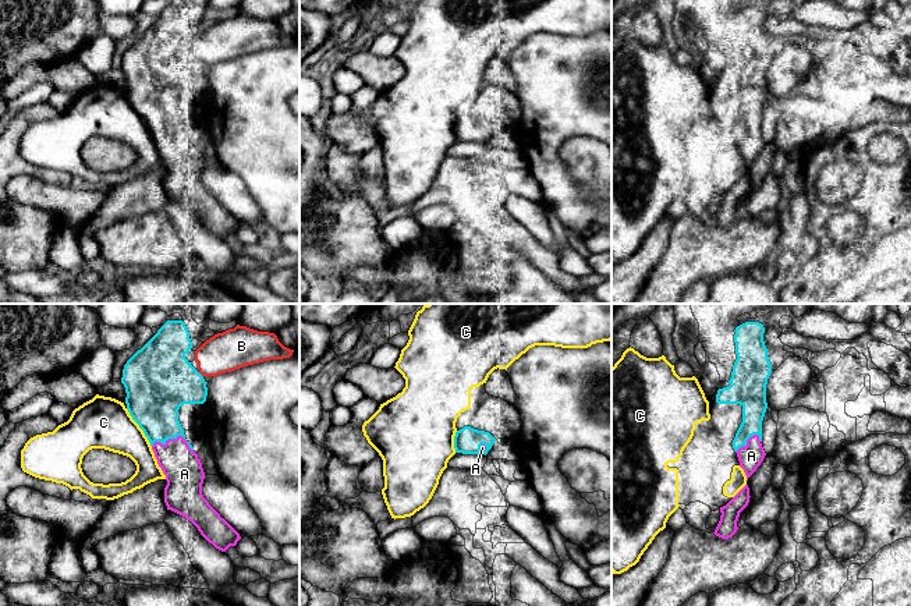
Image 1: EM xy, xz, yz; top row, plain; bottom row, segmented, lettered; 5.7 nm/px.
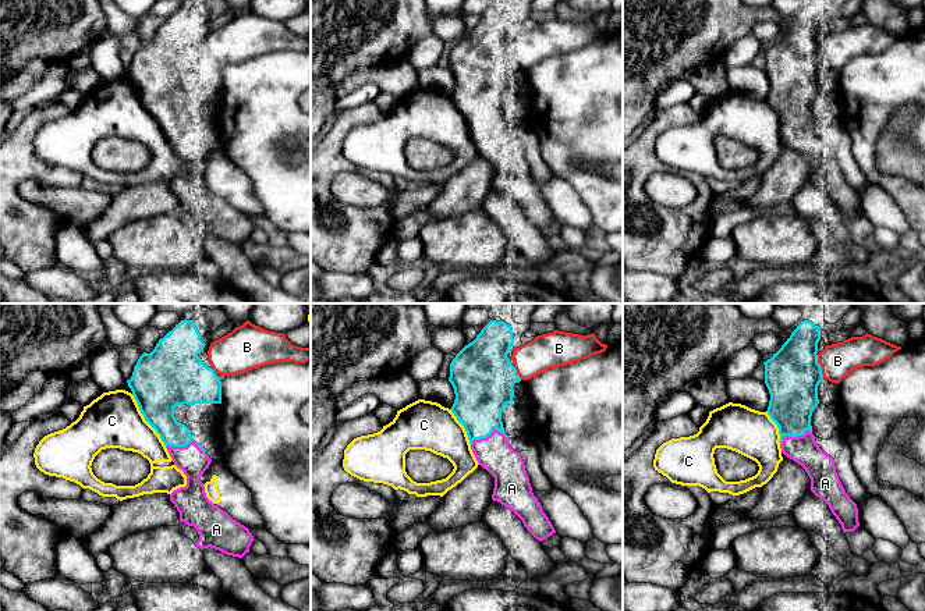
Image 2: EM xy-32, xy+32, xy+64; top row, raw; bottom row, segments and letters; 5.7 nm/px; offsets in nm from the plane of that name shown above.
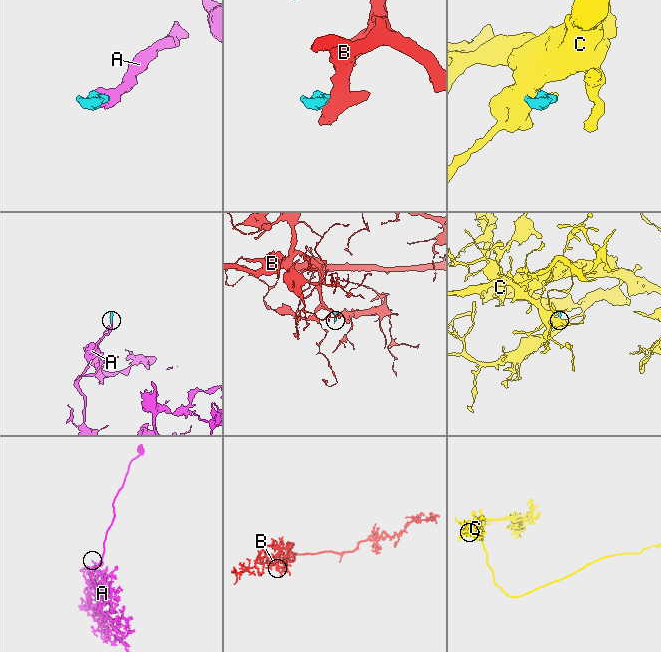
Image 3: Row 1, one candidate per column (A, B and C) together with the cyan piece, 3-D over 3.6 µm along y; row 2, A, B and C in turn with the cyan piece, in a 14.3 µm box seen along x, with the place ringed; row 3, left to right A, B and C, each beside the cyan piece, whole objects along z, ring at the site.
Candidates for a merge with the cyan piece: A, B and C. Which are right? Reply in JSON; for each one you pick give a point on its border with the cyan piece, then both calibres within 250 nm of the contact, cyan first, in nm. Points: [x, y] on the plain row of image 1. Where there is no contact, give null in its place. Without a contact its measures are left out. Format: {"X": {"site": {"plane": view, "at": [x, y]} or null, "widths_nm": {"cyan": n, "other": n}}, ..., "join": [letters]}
{"A": {"site": {"plane": "xy", "at": [174, 126]}, "widths_nm": {"cyan": 300, "other": 220}}, "join": ["A"]}

